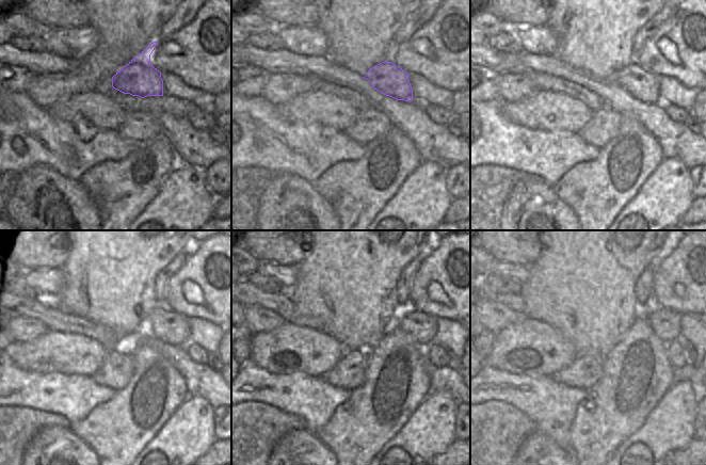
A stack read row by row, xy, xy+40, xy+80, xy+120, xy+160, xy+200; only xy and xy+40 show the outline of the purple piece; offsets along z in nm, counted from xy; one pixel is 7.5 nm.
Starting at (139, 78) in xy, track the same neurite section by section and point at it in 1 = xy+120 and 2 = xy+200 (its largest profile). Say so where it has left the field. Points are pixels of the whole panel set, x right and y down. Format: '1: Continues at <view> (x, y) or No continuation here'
1: Continues at xy+120 (169, 326)
2: Continues at xy+200 (666, 324)

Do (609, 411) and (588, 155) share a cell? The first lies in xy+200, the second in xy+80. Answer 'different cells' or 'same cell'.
different cells

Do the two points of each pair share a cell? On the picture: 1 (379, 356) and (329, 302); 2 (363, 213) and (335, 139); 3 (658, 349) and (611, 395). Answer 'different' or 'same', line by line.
1: different
2: different
3: same

